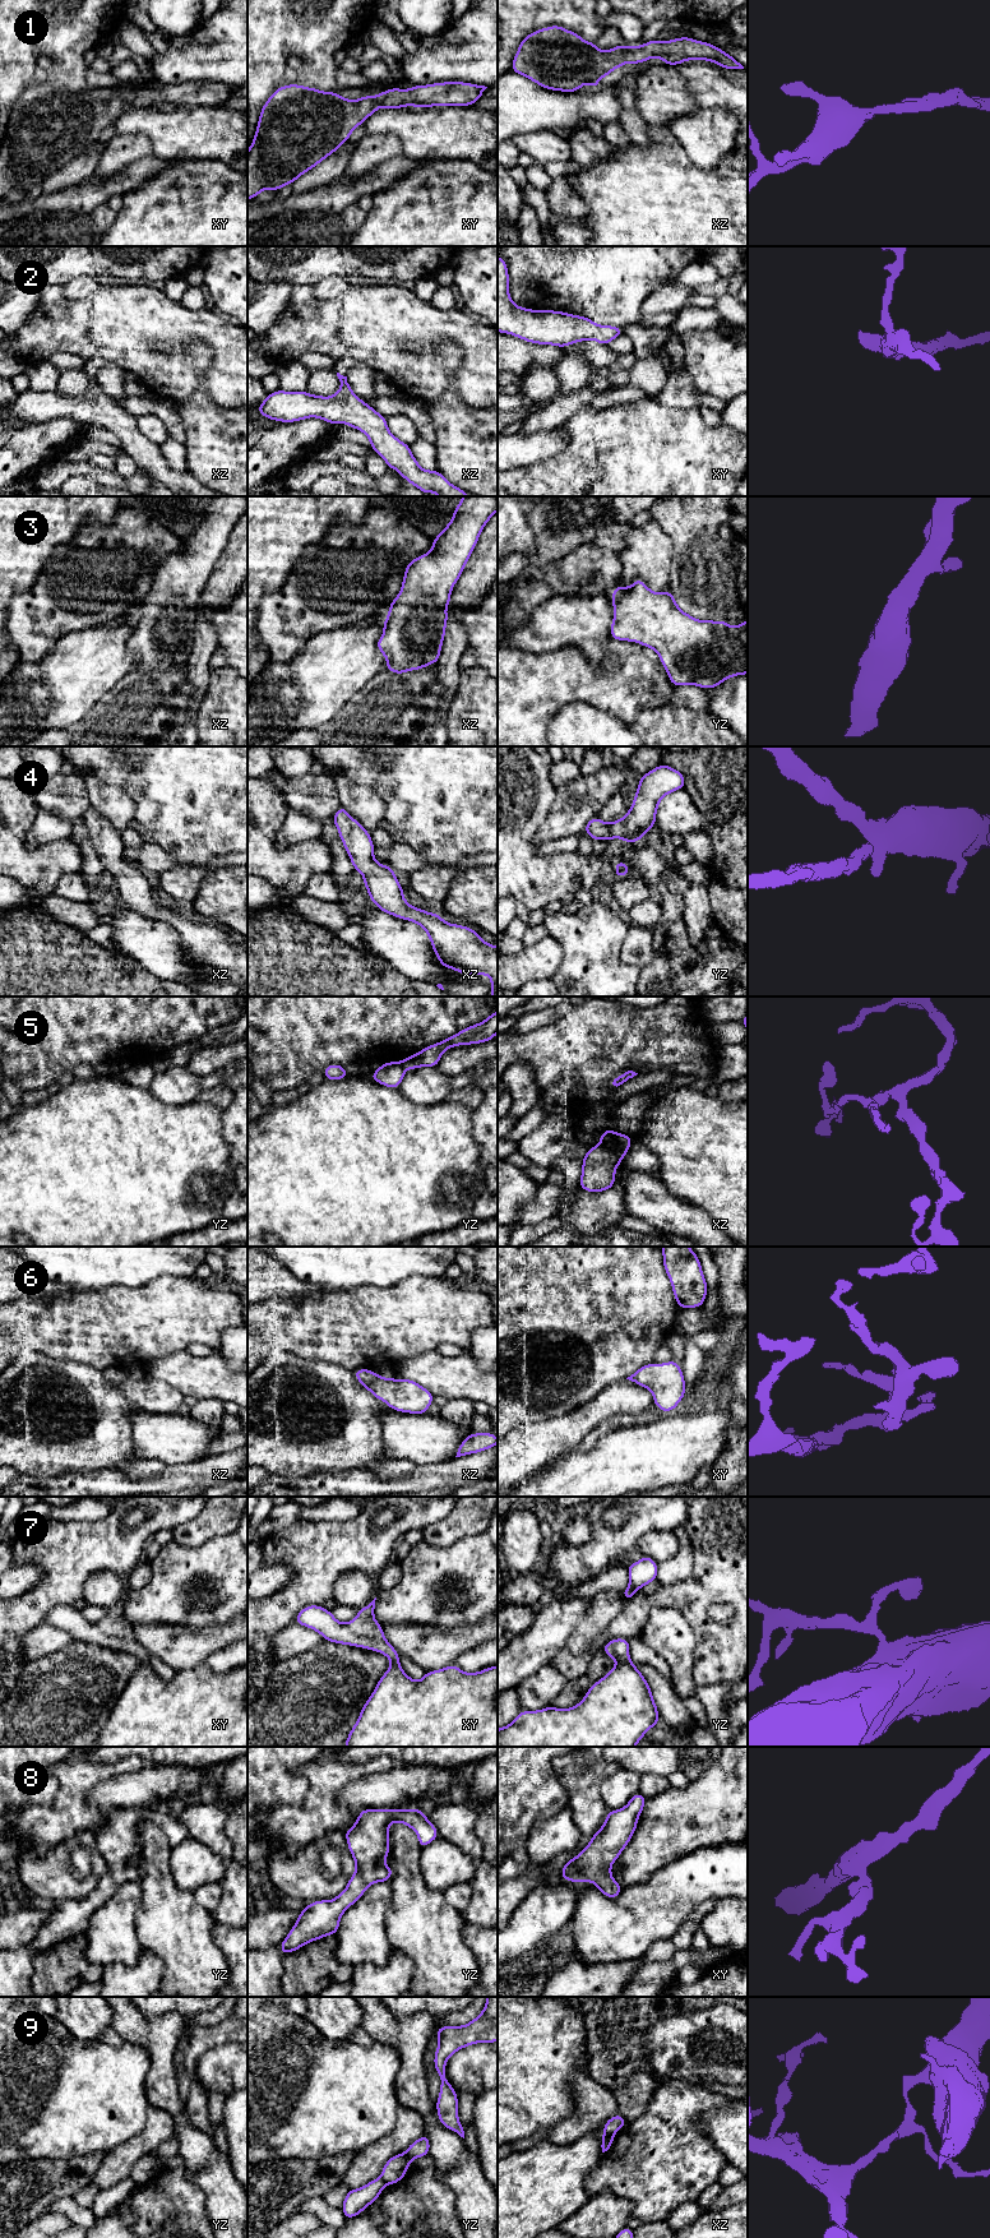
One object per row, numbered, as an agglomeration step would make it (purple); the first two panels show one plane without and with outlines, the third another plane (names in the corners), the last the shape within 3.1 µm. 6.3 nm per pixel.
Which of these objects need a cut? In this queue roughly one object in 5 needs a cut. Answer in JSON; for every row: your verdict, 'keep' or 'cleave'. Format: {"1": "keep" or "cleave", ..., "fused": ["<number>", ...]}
{"1": "keep", "2": "keep", "3": "keep", "4": "keep", "5": "cleave", "6": "keep", "7": "keep", "8": "keep", "9": "cleave", "fused": ["5", "9"]}

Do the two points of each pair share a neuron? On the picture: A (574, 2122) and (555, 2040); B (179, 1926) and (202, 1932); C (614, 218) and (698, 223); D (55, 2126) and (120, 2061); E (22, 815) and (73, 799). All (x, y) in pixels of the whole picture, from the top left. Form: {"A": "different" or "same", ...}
{"A": "different", "B": "same", "C": "same", "D": "same", "E": "different"}

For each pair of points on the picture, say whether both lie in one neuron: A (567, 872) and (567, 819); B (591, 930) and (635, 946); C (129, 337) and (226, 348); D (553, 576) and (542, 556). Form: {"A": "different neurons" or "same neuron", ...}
{"A": "different neurons", "B": "different neurons", "C": "same neuron", "D": "different neurons"}

